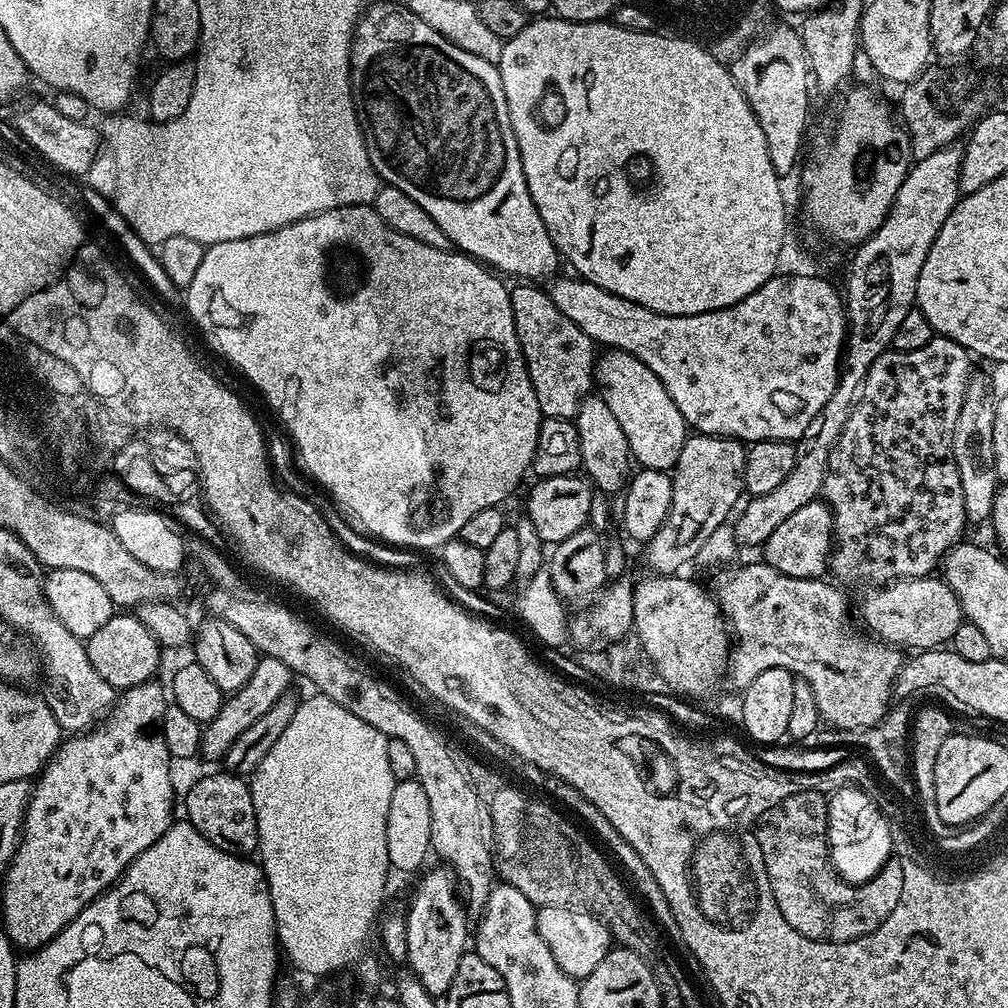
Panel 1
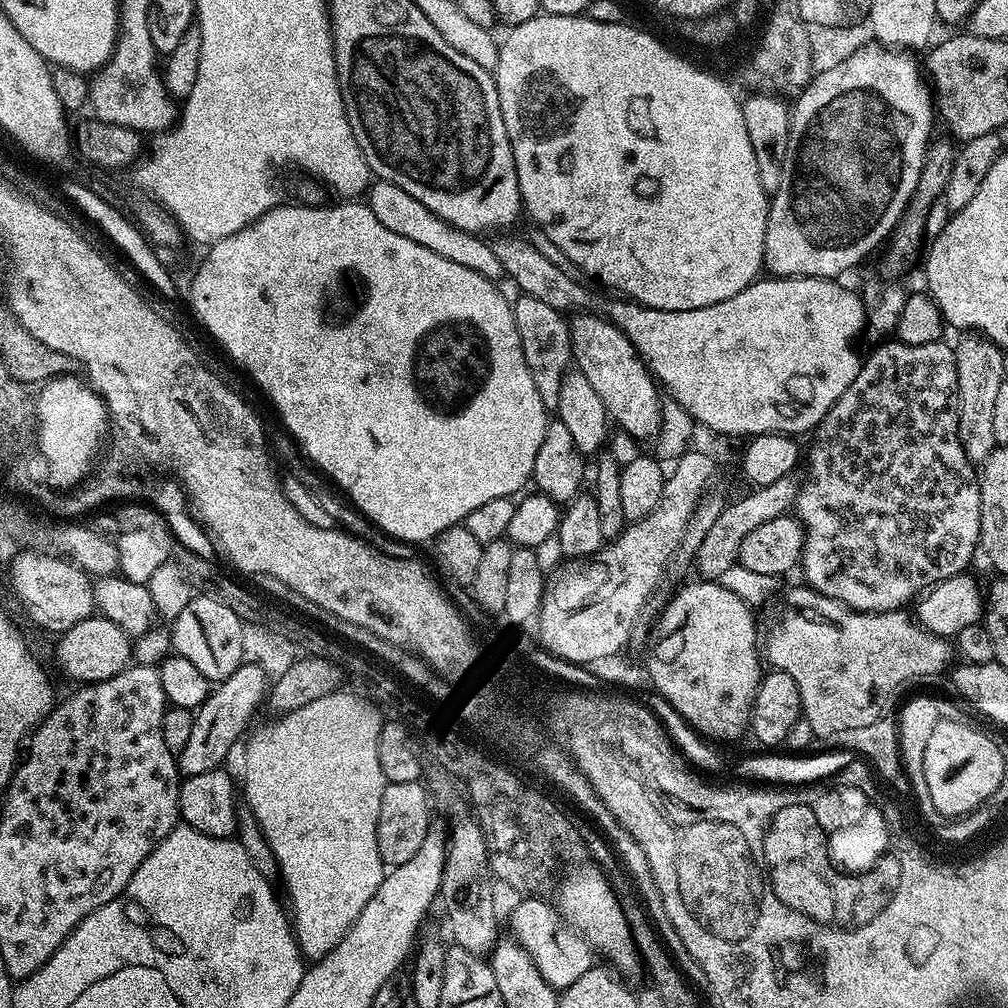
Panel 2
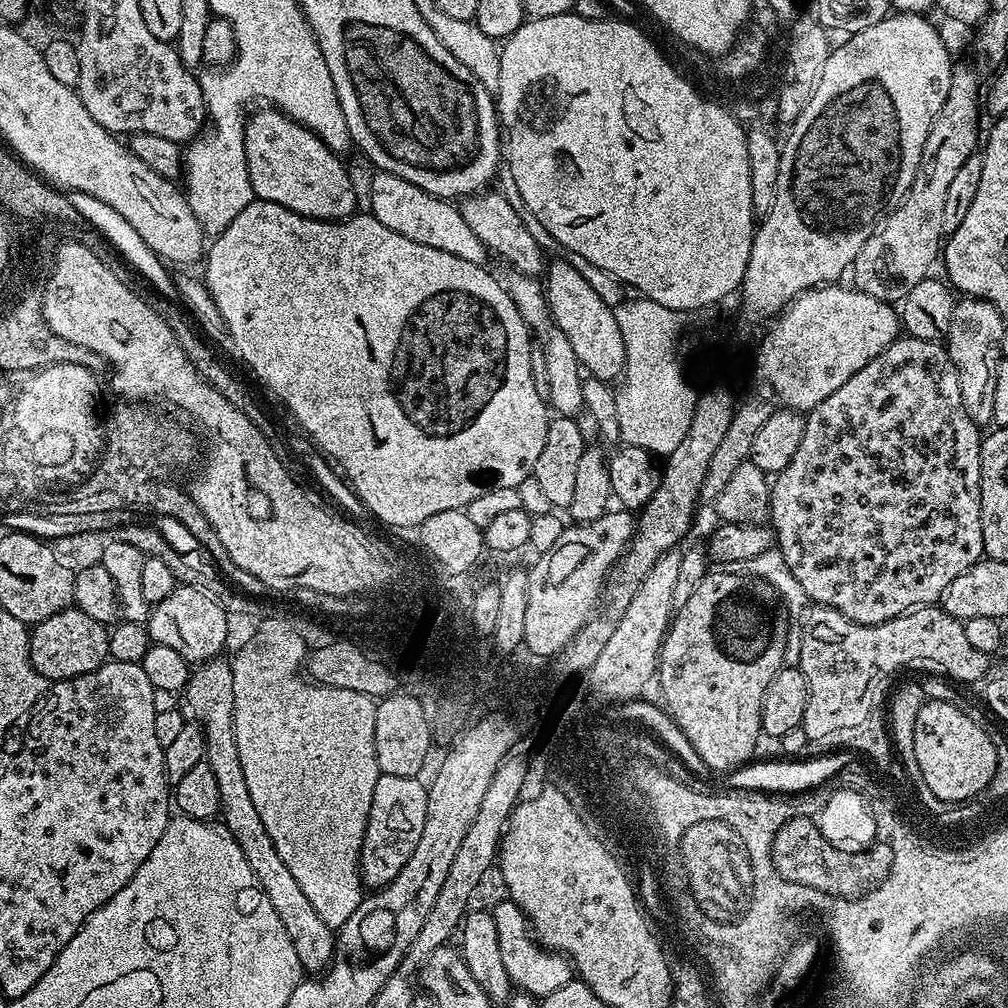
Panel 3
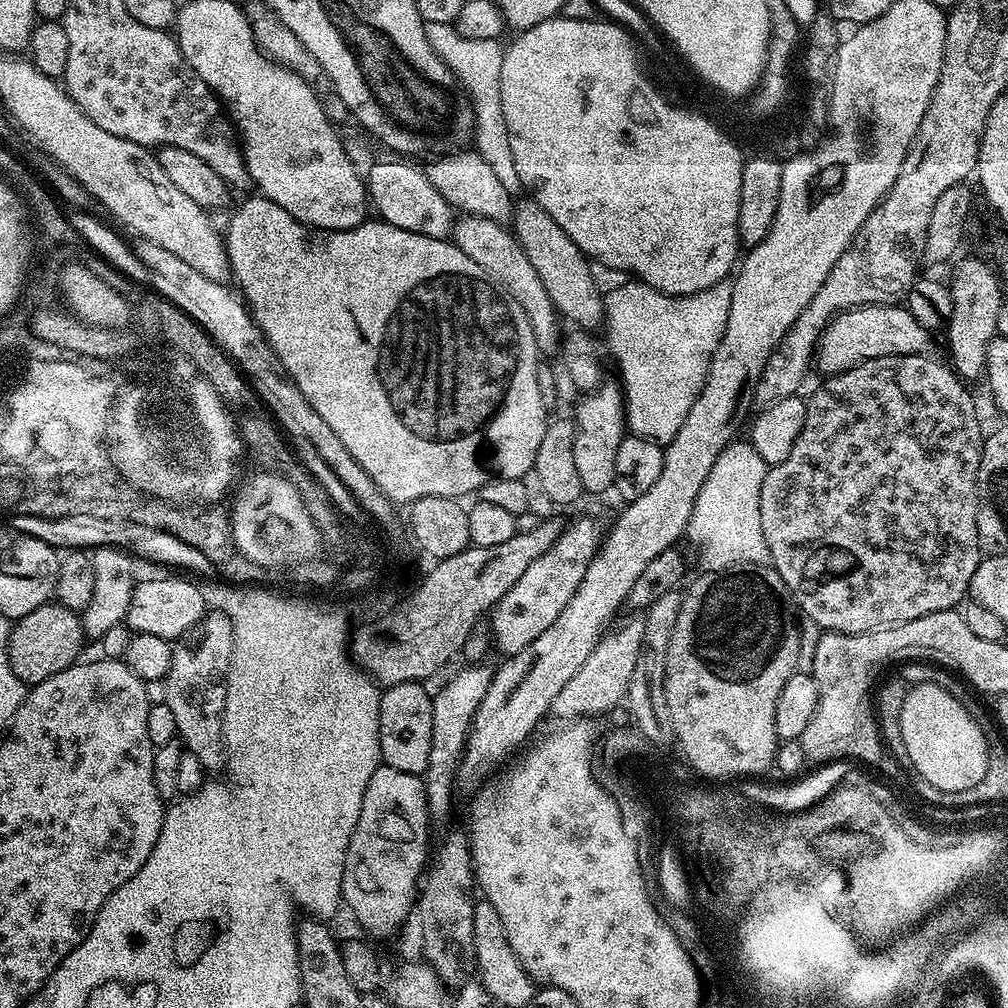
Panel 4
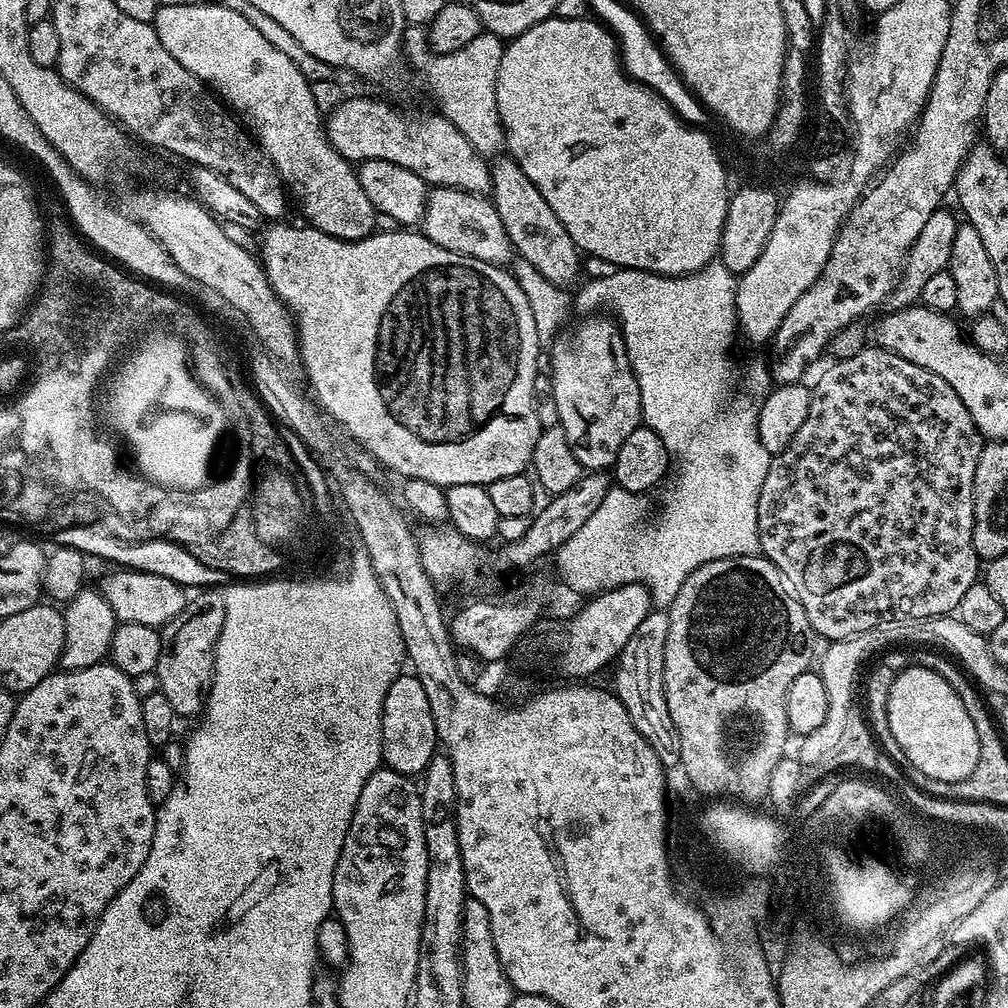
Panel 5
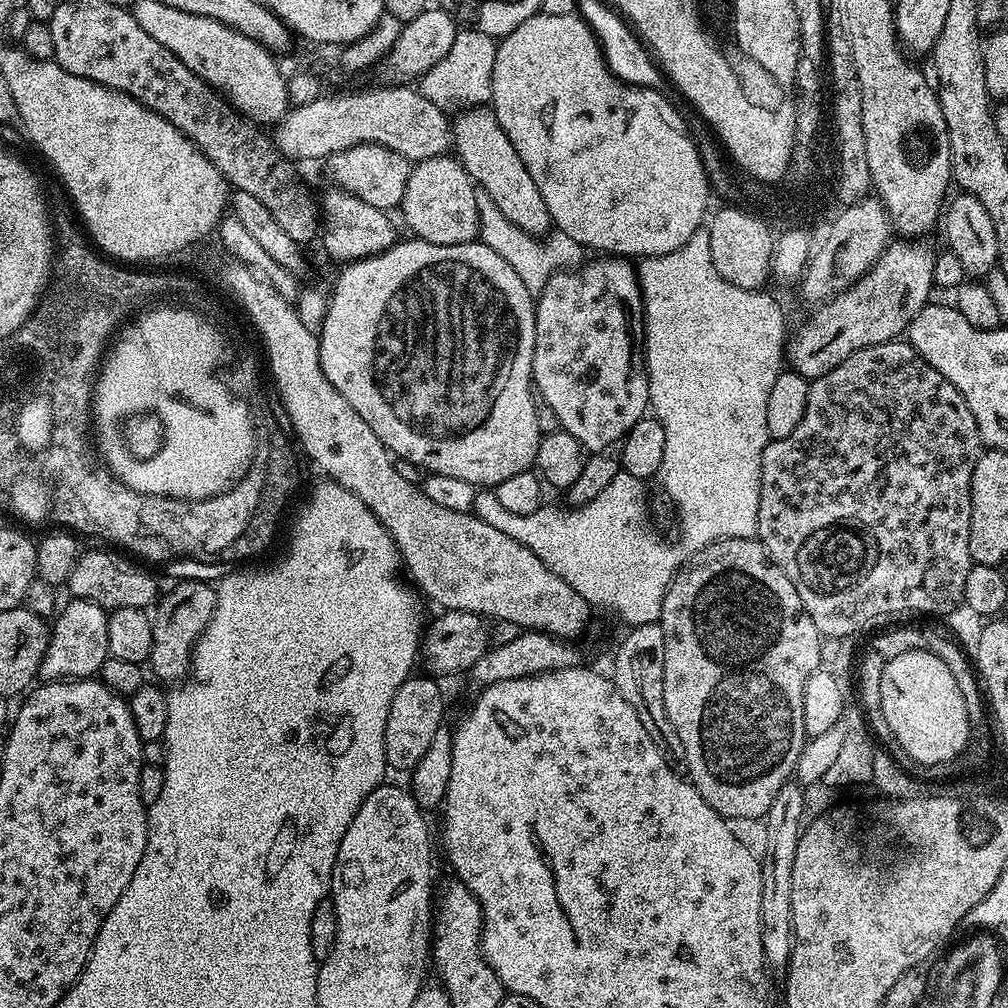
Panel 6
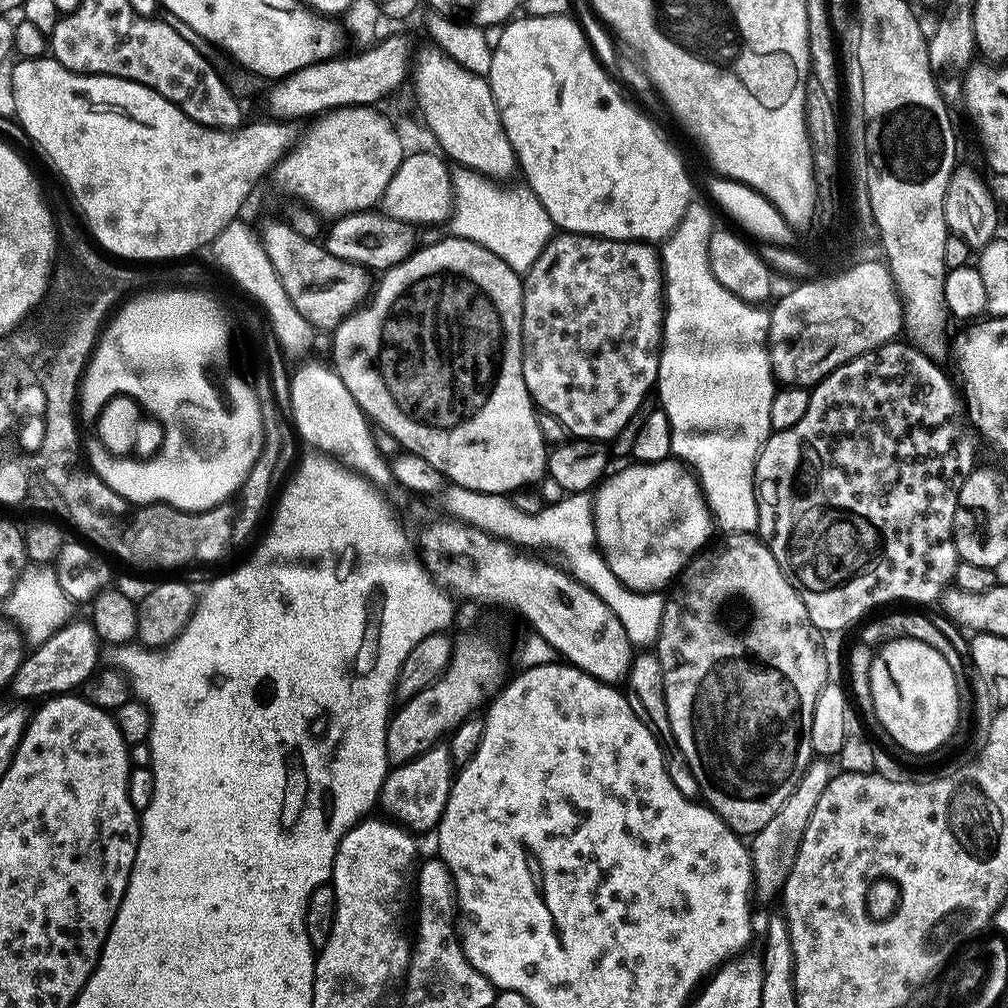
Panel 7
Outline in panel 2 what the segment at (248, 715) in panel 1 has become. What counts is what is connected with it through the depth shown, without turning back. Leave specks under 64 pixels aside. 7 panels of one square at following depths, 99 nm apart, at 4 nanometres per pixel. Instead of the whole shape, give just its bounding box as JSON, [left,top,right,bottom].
[178,663,270,777]

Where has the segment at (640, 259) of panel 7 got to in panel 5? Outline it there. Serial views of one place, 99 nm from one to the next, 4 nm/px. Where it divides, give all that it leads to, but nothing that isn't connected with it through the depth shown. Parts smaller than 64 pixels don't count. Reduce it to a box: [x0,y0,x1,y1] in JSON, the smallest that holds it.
[550,318,643,470]

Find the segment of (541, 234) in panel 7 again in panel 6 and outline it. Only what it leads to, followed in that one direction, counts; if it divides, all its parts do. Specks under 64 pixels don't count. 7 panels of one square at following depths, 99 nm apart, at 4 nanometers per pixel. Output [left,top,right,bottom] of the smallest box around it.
[476,194,574,294]

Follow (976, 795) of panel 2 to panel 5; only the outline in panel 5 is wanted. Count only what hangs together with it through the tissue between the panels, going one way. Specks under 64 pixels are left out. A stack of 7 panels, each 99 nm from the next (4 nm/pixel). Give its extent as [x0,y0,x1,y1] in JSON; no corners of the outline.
[890,668,978,783]

